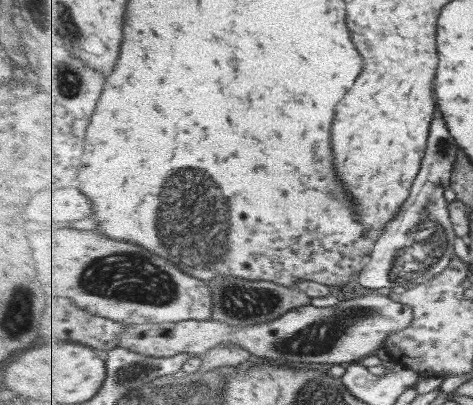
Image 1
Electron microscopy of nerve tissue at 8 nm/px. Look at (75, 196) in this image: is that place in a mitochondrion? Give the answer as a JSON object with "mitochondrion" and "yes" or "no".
{"mitochondrion":"no"}

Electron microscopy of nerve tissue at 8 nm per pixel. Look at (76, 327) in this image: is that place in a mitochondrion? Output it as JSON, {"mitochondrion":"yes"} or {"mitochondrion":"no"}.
{"mitochondrion":"no"}

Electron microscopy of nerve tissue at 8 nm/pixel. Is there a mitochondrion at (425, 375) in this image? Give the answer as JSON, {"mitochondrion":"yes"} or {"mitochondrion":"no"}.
{"mitochondrion":"no"}

